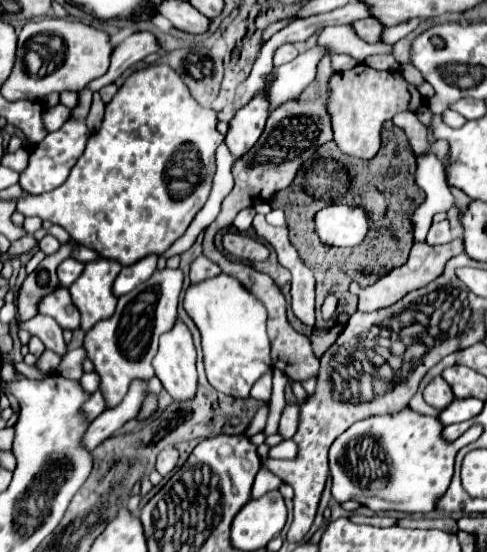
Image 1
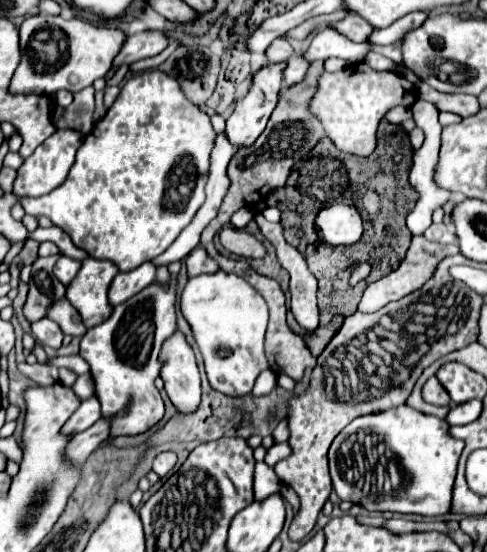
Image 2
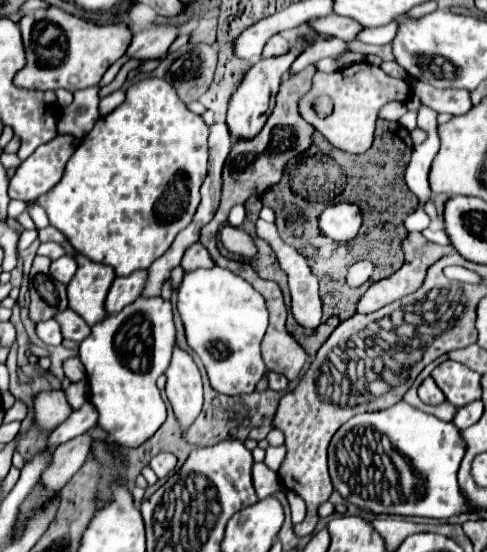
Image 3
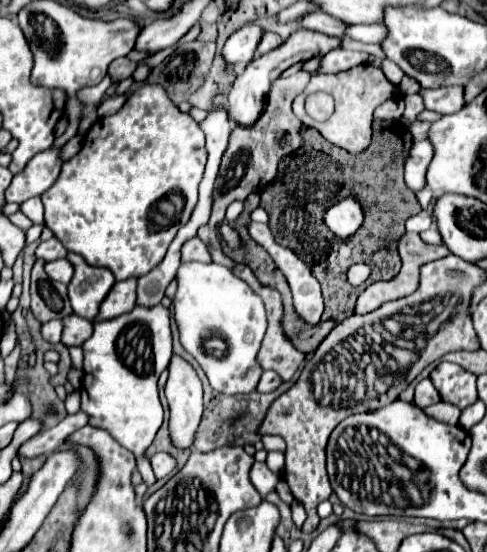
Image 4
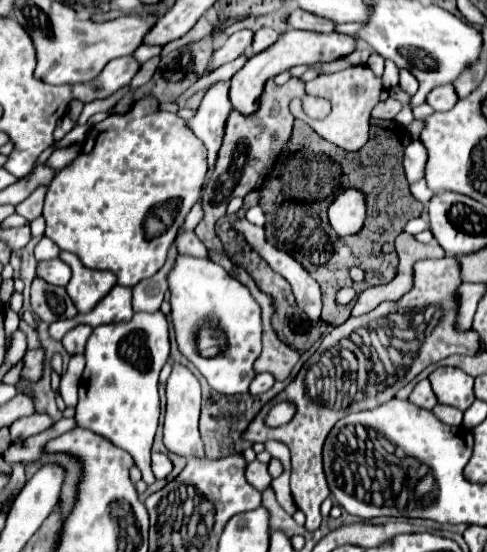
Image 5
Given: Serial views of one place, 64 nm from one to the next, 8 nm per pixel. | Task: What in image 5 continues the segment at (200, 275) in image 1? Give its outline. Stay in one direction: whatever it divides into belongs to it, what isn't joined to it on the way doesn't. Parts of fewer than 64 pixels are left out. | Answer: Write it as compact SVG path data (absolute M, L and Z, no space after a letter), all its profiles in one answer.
M180 232L176 236L176 244L178 244L178 252L184 256L208 258L208 250L204 248L204 244L200 244L200 240L194 232Z

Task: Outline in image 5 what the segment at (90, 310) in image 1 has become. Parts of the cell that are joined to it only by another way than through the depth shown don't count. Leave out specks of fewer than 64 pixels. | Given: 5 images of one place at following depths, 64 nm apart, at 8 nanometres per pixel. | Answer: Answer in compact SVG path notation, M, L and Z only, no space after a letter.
M62 252L60 258L72 268L72 278L66 286L68 296L80 314L88 314L112 290L116 276L108 270L84 268L84 264L80 264L80 258L72 256L70 252Z

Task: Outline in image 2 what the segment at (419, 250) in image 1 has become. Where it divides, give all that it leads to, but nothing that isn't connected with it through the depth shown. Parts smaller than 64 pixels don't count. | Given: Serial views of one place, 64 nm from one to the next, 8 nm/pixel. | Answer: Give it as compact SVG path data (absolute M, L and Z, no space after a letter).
M414 236L414 238L412 238L412 244L410 244L410 248L408 248L408 254L406 254L404 262L400 264L400 268L396 268L394 272L390 272L390 274L384 276L384 278L380 278L378 282L372 282L372 284L364 290L364 296L362 296L362 300L360 300L358 304L358 310L360 310L360 312L376 312L376 310L380 310L380 308L386 306L386 304L390 304L390 302L394 302L394 300L400 300L404 298L406 294L414 292L414 290L420 290L420 288L430 280L432 272L434 272L436 266L440 264L440 260L444 260L444 258L448 258L448 256L460 252L458 246L434 246L434 248L430 248L430 246L434 246L434 244L428 244L428 240L426 240L424 236Z

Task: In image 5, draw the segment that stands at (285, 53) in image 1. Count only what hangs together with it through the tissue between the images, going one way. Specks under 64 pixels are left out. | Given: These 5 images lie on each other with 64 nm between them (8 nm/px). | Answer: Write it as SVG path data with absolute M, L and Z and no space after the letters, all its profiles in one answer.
M260 28L256 30L254 34L254 42L252 42L252 50L258 54L258 52L264 52L264 48L270 48L272 42L276 42L280 38L278 32L270 30L270 28Z

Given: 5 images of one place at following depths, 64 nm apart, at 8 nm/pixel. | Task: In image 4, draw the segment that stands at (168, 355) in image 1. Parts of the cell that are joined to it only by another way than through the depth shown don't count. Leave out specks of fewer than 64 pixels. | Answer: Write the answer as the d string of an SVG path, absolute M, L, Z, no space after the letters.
M174 354L172 362L168 366L168 382L166 382L166 398L170 406L170 438L178 448L190 448L194 440L194 432L198 428L200 416L202 416L202 382L192 368L190 362L186 362L182 356Z

